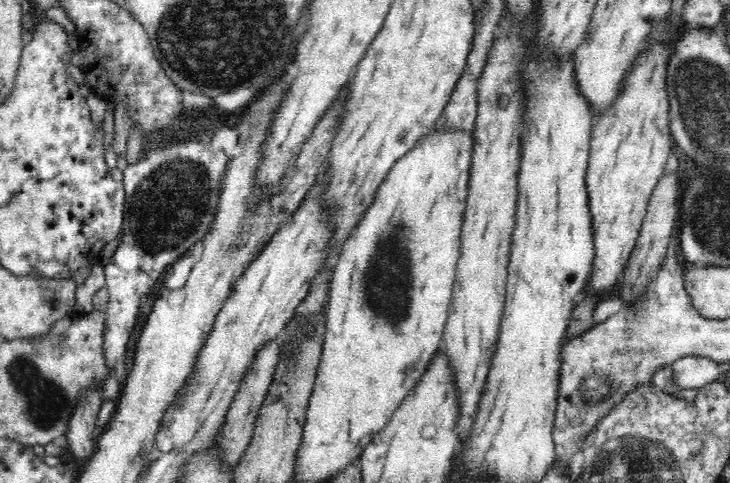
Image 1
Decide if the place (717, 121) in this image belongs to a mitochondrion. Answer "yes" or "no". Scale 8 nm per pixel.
yes

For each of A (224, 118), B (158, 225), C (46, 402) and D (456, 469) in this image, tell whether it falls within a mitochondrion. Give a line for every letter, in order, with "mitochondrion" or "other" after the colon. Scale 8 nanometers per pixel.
A: other
B: mitochondrion
C: mitochondrion
D: other

